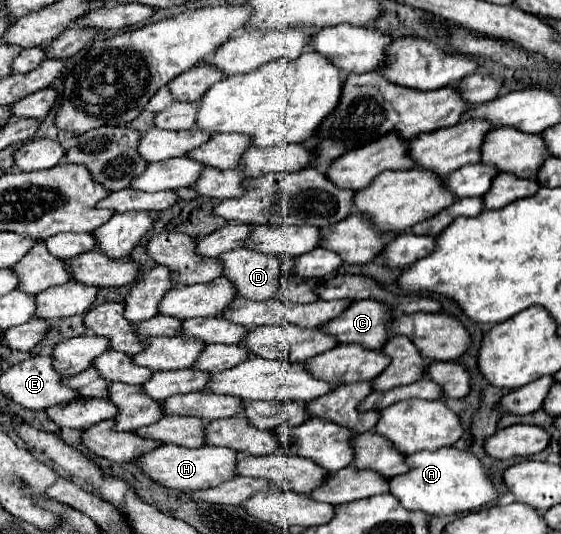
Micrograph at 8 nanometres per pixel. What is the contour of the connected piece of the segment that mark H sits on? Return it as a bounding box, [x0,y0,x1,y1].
[136,446,236,492]

